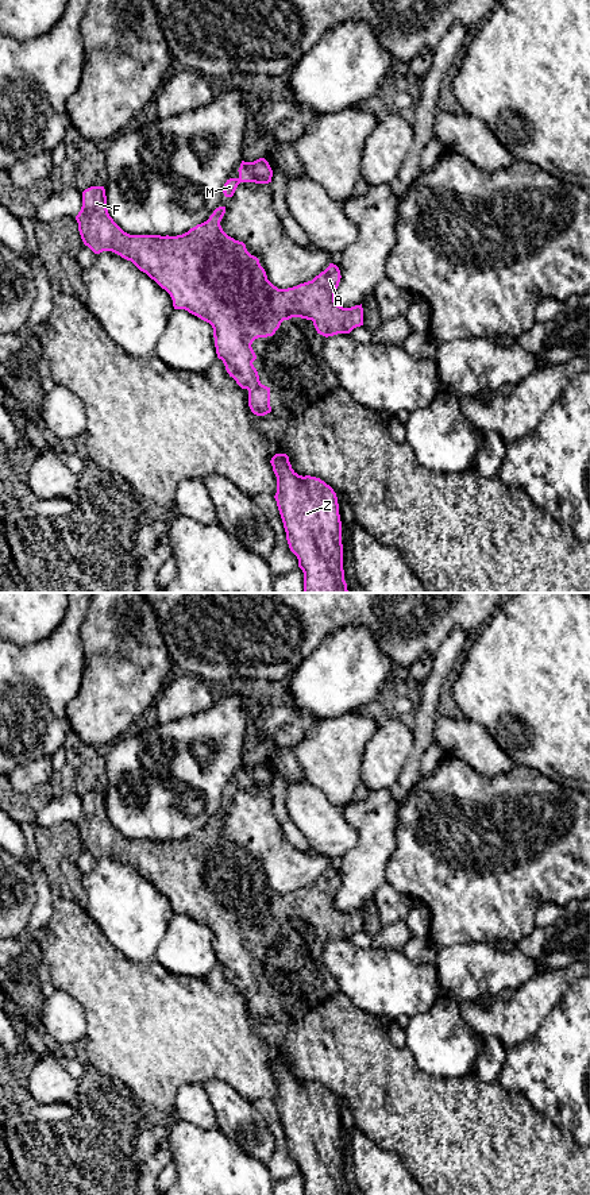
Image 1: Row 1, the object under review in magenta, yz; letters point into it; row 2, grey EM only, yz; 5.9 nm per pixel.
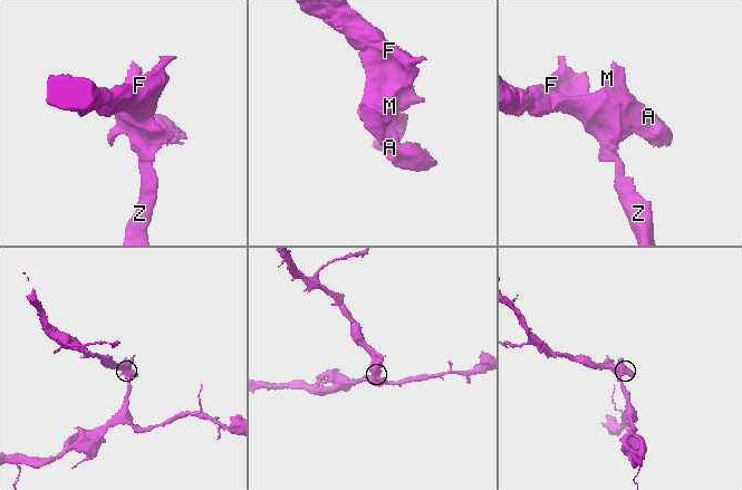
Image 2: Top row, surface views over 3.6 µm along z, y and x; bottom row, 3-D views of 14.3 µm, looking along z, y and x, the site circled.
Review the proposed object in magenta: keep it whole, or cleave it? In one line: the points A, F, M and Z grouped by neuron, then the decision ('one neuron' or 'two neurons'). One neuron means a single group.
A F M Z | one neuron

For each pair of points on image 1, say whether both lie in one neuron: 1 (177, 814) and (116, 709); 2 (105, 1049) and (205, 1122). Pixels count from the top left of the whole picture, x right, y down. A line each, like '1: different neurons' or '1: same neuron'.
1: different neurons
2: different neurons

